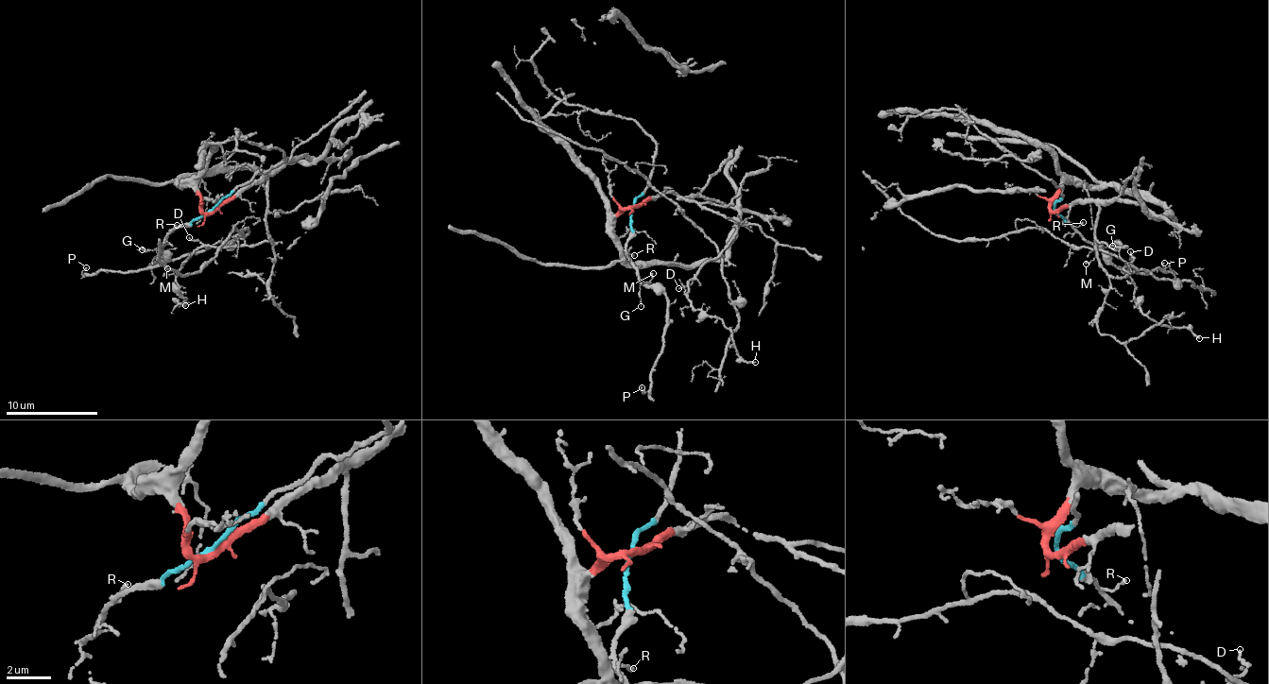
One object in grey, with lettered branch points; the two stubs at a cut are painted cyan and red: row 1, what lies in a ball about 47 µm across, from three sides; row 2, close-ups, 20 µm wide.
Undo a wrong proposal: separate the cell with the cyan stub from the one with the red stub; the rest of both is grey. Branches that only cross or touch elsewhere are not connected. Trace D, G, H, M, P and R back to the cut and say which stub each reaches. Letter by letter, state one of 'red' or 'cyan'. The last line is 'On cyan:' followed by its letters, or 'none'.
D: red
G: cyan
H: red
M: cyan
P: cyan
R: cyan
On cyan: G, M, P, R

